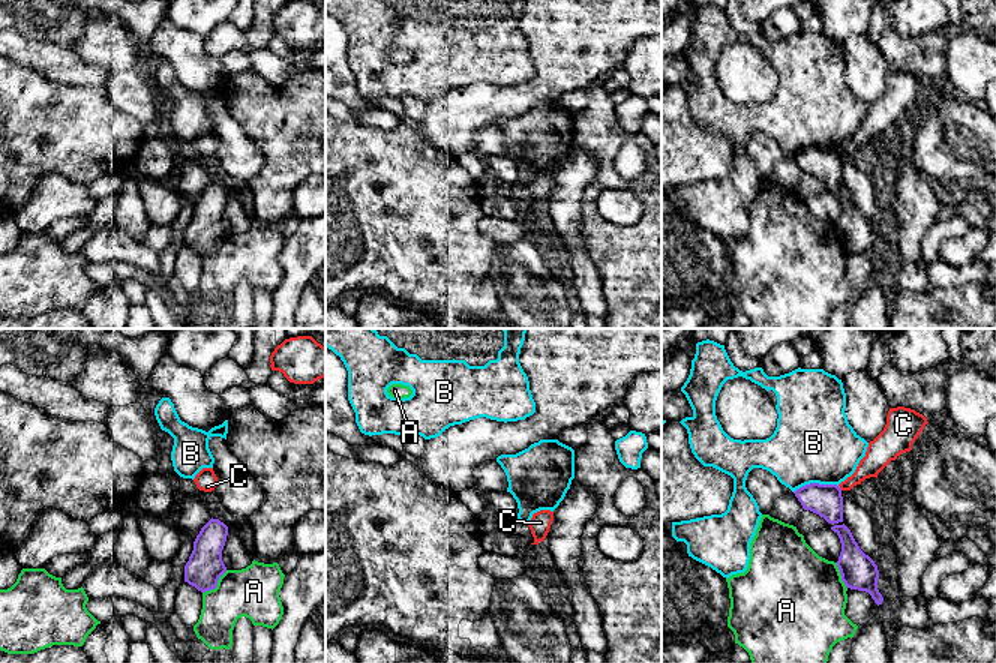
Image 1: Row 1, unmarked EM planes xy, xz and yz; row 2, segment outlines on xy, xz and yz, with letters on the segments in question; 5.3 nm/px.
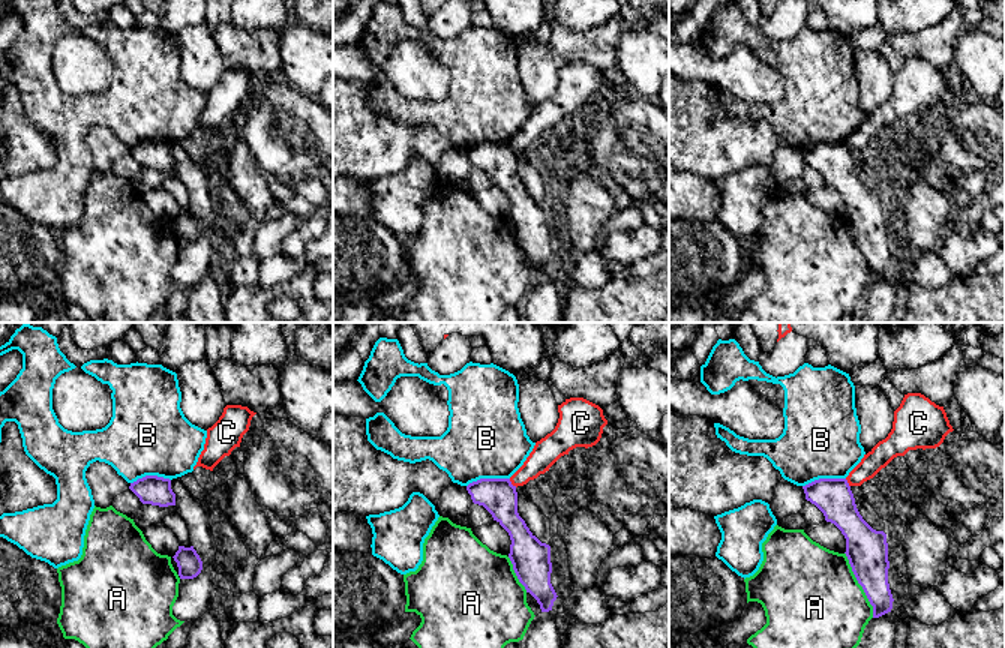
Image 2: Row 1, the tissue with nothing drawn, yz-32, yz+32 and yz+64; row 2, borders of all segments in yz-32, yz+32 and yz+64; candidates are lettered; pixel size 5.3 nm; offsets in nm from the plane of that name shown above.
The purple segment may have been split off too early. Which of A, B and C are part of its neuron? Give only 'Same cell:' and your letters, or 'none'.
Same cell: none

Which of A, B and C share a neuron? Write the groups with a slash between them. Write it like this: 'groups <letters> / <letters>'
groups A / B / C

